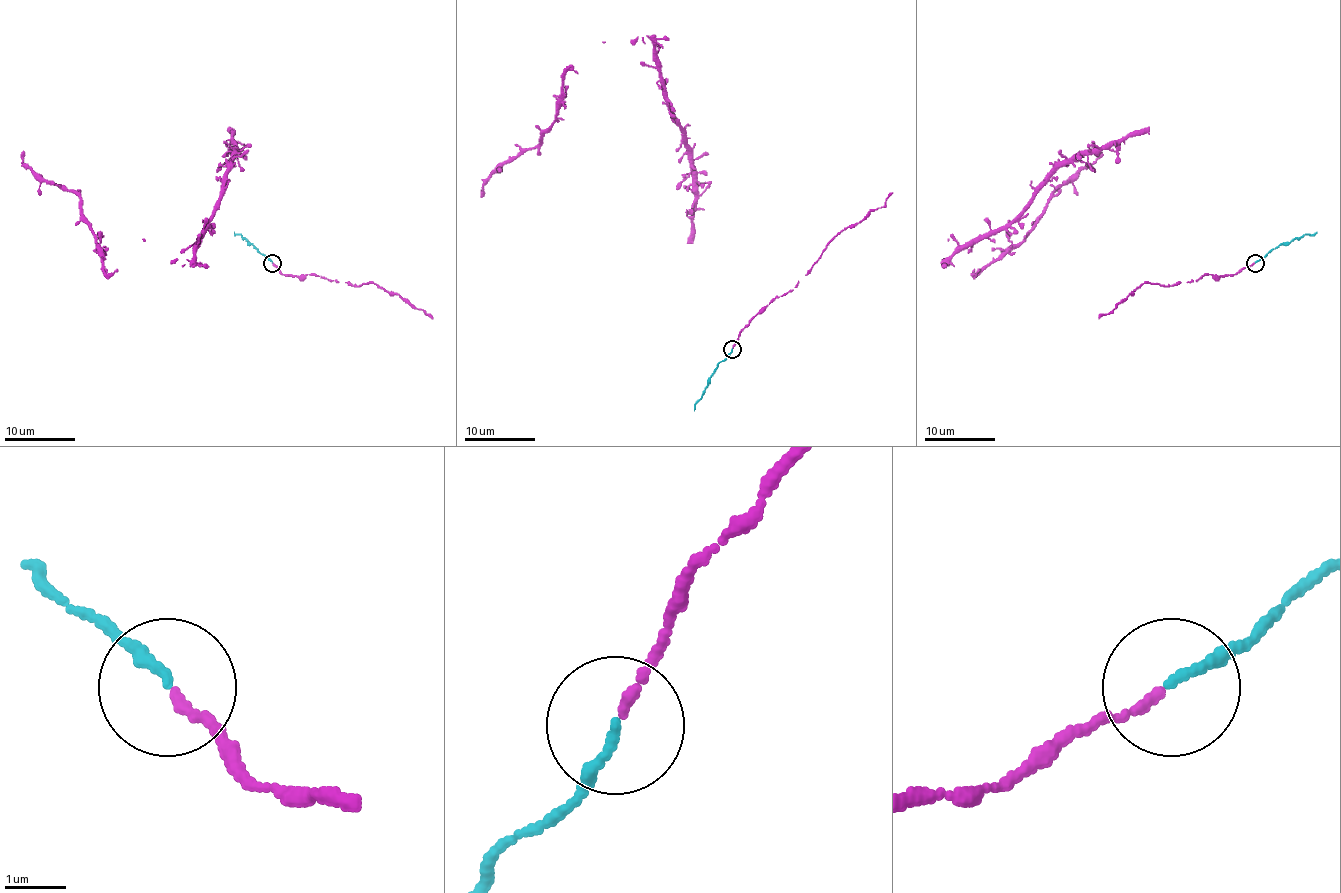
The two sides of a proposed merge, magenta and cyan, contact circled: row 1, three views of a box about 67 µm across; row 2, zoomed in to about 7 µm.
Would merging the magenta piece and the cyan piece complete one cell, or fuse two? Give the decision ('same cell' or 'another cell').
same cell

